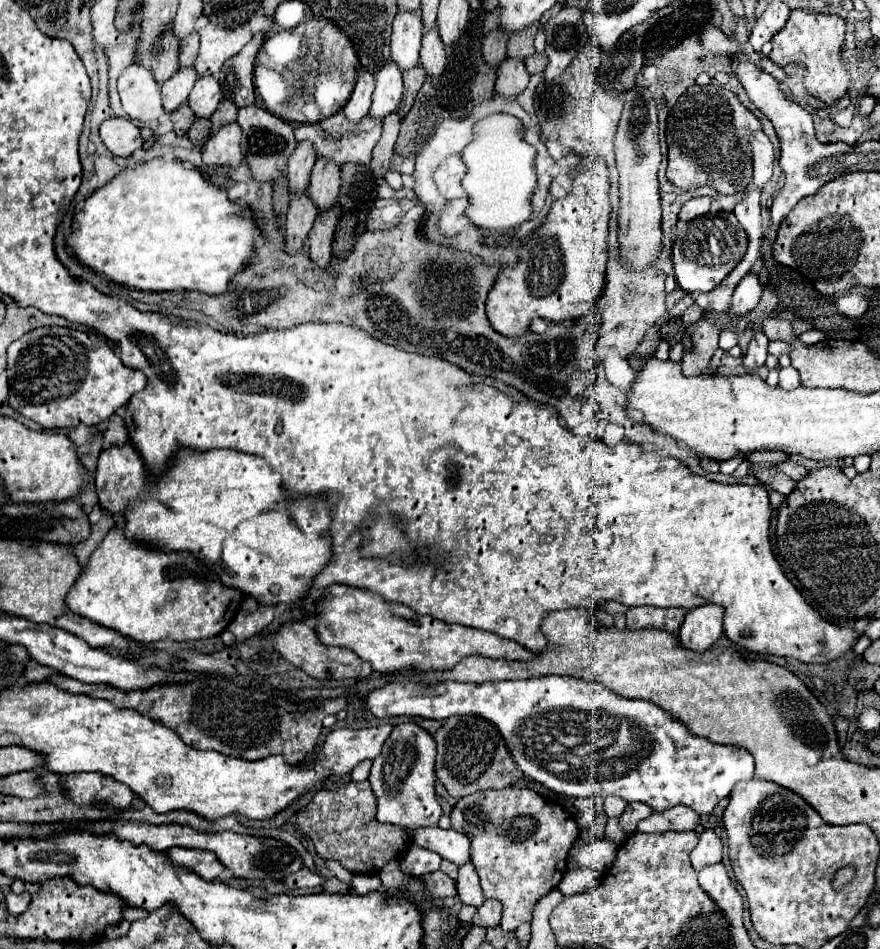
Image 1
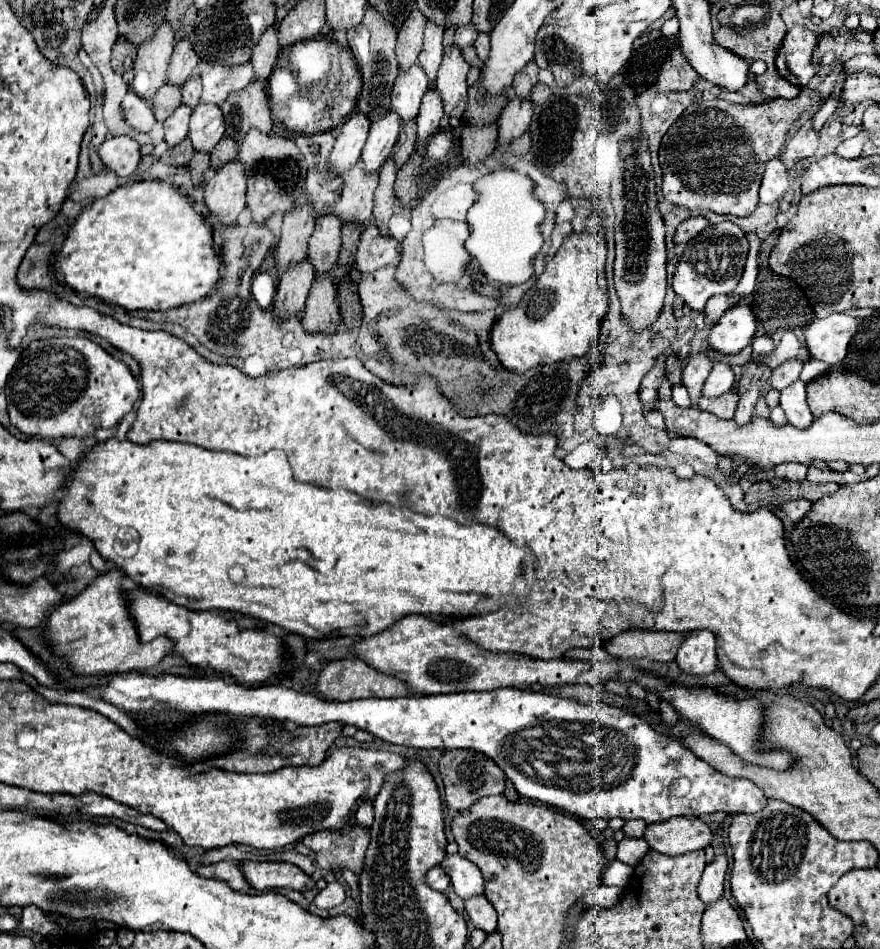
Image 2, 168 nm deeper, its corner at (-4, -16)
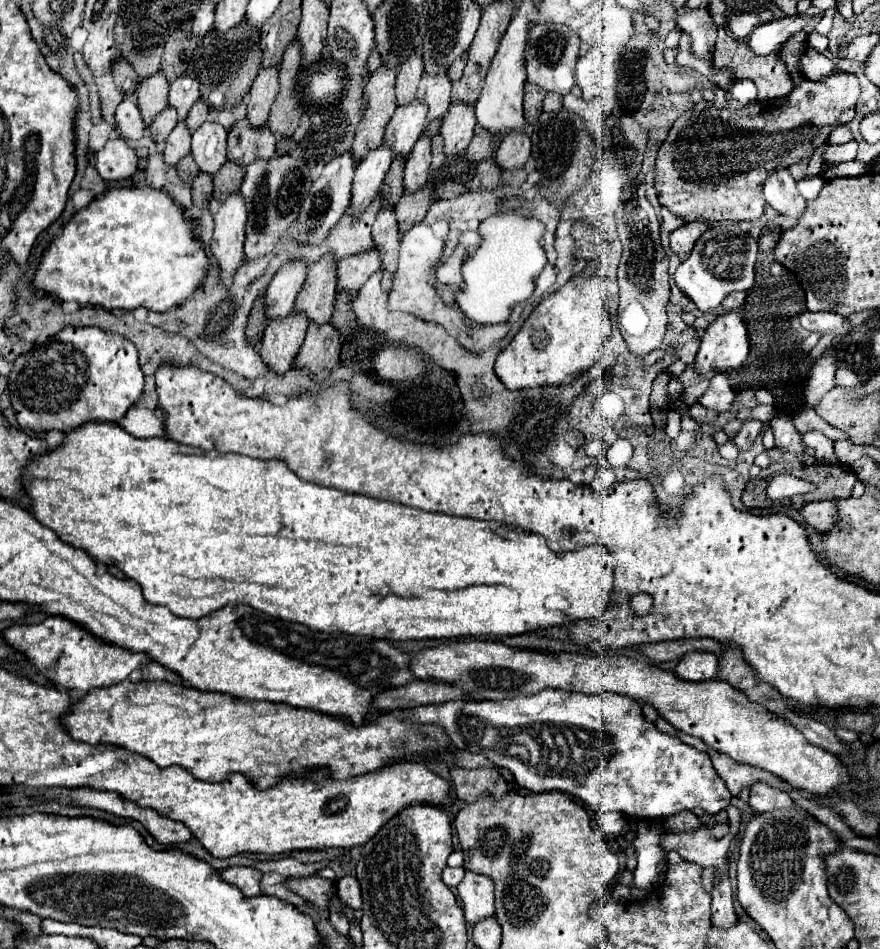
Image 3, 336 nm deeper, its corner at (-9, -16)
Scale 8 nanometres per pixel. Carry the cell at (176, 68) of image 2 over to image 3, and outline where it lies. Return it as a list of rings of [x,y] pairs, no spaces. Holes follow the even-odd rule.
[[[192,74],[180,76],[178,80],[174,80],[170,84],[170,106],[176,108],[178,112],[178,120],[184,122],[190,108],[200,100],[200,92],[198,92],[198,80]]]

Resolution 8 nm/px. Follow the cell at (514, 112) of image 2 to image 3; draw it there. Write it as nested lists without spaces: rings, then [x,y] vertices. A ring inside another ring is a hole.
[[[510,132],[502,140],[494,160],[500,166],[500,170],[524,168],[526,162],[530,160],[530,138],[528,138],[528,134],[526,132]]]

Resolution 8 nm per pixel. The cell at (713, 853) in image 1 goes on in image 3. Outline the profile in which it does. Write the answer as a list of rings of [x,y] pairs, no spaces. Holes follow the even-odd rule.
[[[728,874],[722,876],[722,882],[712,890],[712,924],[720,930],[728,930],[738,922],[734,904],[732,904],[732,886]]]

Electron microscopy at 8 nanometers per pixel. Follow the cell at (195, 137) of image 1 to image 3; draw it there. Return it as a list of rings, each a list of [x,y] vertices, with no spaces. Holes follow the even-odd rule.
[[[198,174],[194,184],[192,184],[192,202],[196,206],[202,206],[206,202],[212,200],[212,192],[214,192],[214,186],[212,186],[212,178],[206,176],[206,174]]]

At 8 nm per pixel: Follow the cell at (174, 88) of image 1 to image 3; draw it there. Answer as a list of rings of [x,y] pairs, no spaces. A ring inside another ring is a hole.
[[[178,122],[166,140],[164,162],[170,166],[178,166],[178,162],[188,154],[190,154],[190,130],[184,122]]]

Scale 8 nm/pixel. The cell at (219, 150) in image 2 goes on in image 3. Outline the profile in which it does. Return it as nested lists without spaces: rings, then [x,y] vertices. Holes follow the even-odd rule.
[[[226,162],[224,168],[214,176],[214,200],[224,200],[224,196],[230,196],[232,192],[240,190],[244,178],[244,168],[234,164],[234,162]]]

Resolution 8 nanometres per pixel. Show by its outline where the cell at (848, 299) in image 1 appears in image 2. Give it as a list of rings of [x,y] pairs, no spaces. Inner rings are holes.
[[[833,314],[823,320],[817,318],[805,326],[809,354],[825,364],[839,364],[857,330],[859,322],[849,314]]]

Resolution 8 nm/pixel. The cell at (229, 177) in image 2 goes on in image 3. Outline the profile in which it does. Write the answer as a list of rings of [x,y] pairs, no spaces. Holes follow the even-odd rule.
[[[240,192],[230,194],[226,200],[218,204],[218,212],[214,214],[214,236],[210,242],[210,250],[220,268],[220,282],[228,290],[232,286],[236,270],[244,260],[244,226],[246,226],[246,206]]]

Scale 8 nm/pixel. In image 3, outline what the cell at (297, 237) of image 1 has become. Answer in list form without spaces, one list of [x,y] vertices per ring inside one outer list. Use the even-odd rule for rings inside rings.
[[[294,312],[282,320],[270,320],[260,348],[264,364],[276,374],[288,372],[304,342],[306,330],[308,330],[308,320]]]

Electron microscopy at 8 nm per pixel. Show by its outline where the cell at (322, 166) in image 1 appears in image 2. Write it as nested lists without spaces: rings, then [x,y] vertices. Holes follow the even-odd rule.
[[[323,214],[317,218],[315,230],[309,240],[309,260],[315,266],[315,274],[329,272],[337,262],[341,248],[341,220],[335,214]]]

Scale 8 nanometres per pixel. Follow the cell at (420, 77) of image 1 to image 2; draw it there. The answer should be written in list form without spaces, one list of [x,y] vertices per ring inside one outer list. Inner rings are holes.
[[[411,120],[411,124],[405,124],[401,128],[401,134],[393,148],[393,160],[397,166],[403,166],[409,160],[409,156],[415,148],[415,140],[417,140],[417,124],[415,124],[415,120]]]

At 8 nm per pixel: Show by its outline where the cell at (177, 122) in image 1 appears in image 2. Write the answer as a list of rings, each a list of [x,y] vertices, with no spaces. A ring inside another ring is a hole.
[[[183,140],[181,144],[177,144],[175,148],[169,148],[161,158],[159,158],[159,162],[163,162],[163,164],[171,164],[171,166],[185,166],[185,164],[189,164],[189,160],[191,160],[191,156],[193,156],[193,148],[191,148],[191,140]]]

